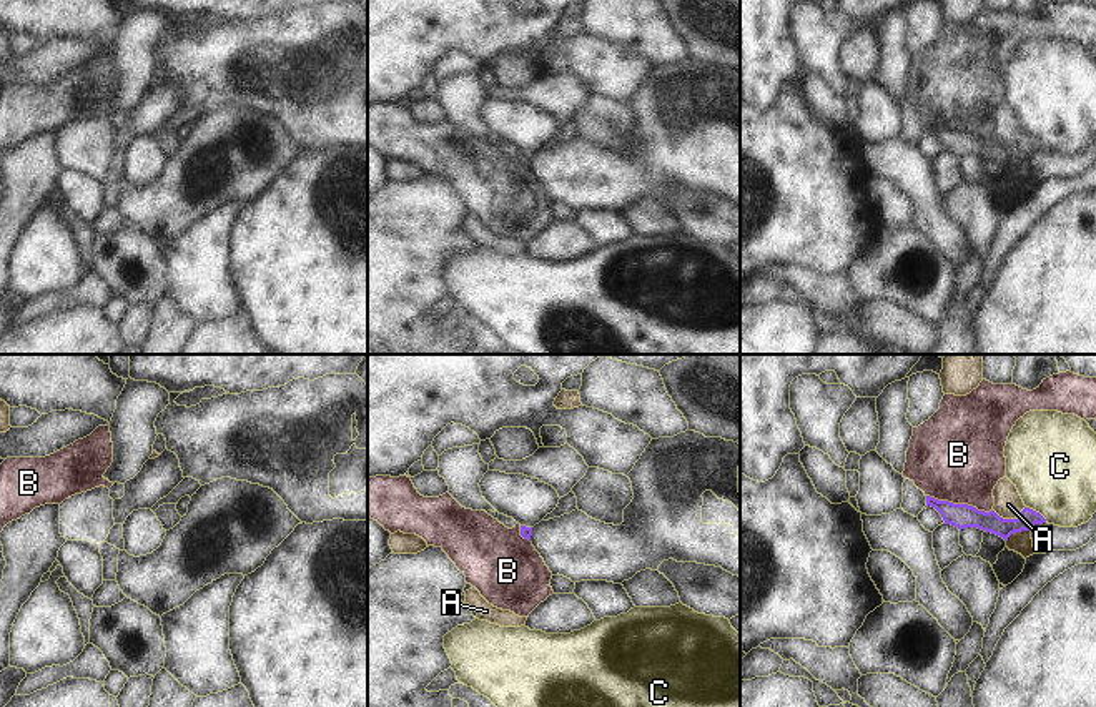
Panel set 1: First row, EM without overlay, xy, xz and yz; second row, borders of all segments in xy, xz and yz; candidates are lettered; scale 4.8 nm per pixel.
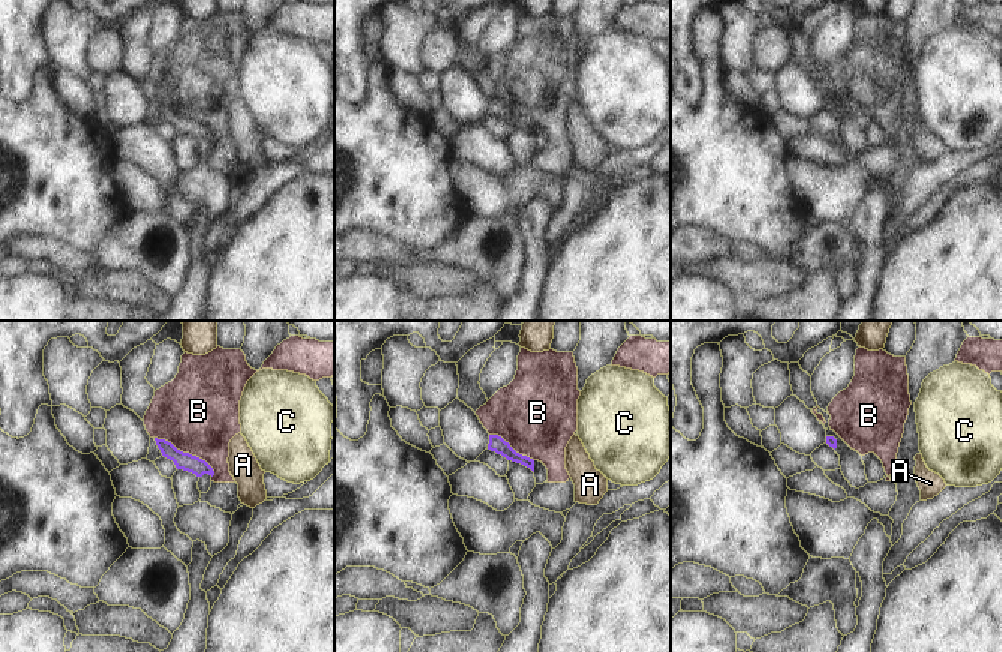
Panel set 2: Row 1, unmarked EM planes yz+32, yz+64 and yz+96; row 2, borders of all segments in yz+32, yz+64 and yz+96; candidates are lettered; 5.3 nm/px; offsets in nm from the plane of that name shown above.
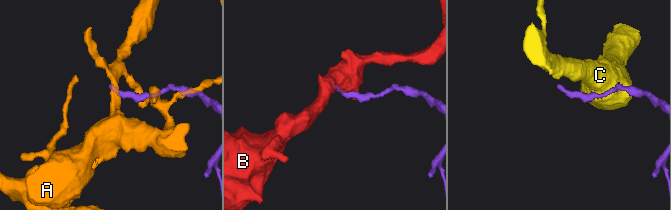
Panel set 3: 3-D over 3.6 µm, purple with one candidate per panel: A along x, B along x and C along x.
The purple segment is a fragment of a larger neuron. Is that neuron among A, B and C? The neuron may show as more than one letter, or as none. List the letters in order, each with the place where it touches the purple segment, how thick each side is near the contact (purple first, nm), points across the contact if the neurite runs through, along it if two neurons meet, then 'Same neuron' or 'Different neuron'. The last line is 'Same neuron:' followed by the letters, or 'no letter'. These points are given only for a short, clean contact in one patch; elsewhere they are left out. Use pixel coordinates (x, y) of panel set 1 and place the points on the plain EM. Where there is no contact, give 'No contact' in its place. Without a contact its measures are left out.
A: Touches purple at yz (1010, 147). Thickness 120 nm (purple) against 140 nm. Boundary: yz (1025, 133), (1017, 145), (1002, 145), (993, 137). Different neuron
B: Touches purple at yz (960, 132). Thickness 120 nm (purple) against 440 nm. Boundary: yz (927, 122), (992, 138). Different neuron
C: Touches purple at yz (1035, 138). Thickness 100 nm (purple) against 420 nm. Boundary: yz (1026, 133), (1046, 148). Different neuron
Same neuron: no letter

